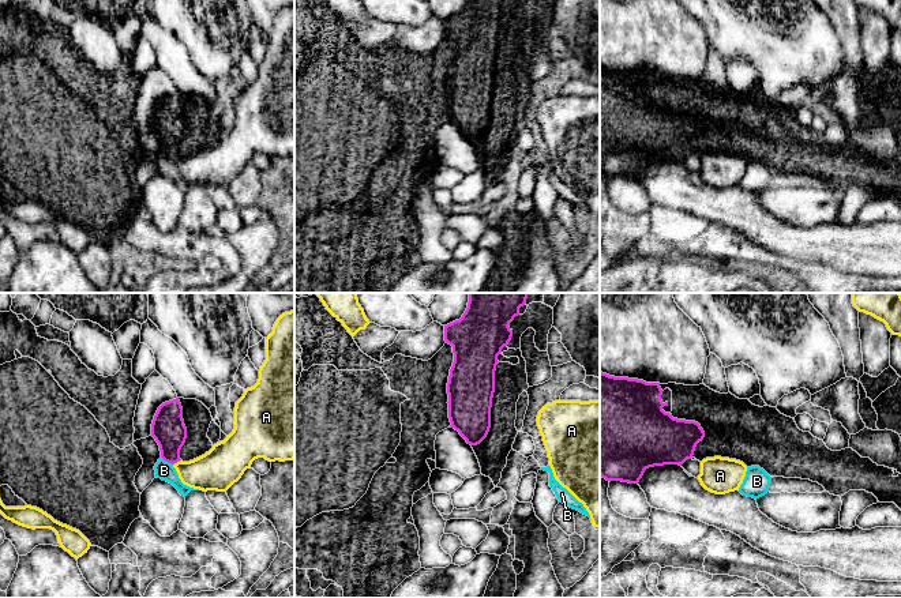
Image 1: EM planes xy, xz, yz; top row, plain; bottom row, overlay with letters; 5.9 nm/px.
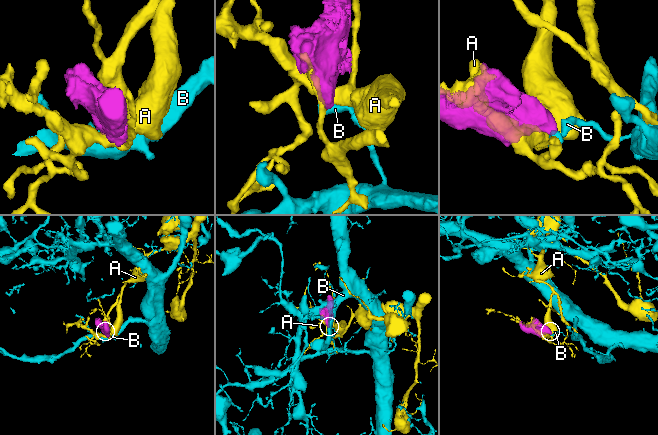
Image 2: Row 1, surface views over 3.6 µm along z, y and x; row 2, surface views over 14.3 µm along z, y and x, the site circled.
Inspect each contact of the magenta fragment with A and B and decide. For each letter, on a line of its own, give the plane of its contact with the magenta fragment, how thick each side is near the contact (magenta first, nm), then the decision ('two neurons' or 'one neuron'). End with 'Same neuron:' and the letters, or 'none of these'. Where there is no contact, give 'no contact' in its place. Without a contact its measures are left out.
A: xy | 200/240 nm | two neurons
B: xy | 200/110 nm | two neurons
Same neuron: none of these

